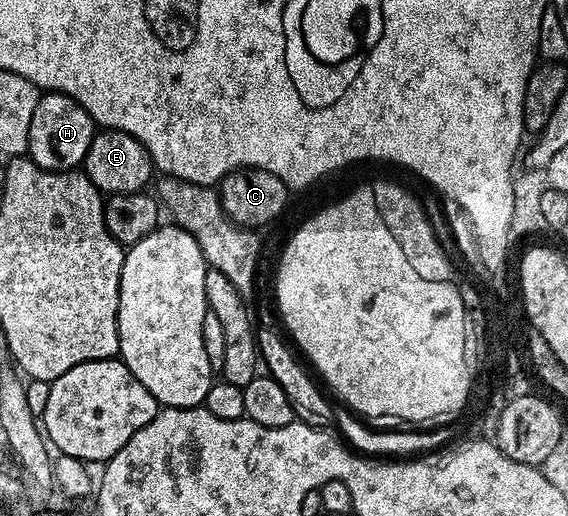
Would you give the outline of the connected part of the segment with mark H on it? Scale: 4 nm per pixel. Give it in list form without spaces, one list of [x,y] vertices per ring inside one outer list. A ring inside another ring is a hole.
[[[49,91],[41,94],[30,117],[27,158],[48,171],[71,171],[83,164],[93,134],[92,119],[86,113],[86,109],[78,105],[78,101],[57,91]]]

